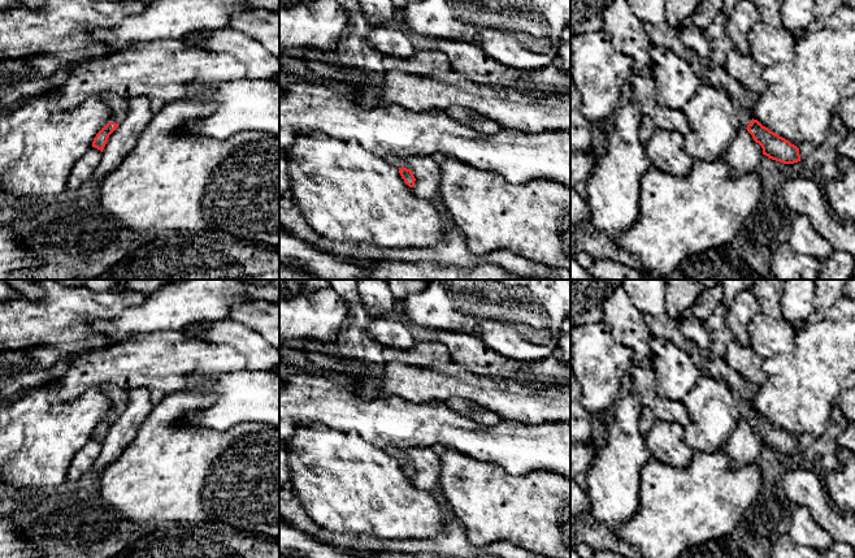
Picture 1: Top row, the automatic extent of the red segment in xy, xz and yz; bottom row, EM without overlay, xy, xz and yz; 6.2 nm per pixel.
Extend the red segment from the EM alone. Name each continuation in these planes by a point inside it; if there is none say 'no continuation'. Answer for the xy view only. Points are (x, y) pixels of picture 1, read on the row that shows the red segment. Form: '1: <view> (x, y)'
1: xy (118, 104)

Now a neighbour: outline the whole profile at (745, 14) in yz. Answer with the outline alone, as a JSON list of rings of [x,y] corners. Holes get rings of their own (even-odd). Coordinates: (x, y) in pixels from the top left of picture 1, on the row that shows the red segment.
[[[739,0],[724,22],[725,35],[733,42],[741,55],[751,55],[748,31],[761,21],[761,14],[752,0]]]

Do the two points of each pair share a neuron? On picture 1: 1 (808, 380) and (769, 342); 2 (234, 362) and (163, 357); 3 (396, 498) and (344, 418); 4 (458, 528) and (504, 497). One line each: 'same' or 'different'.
1: different
2: same
3: different
4: different

